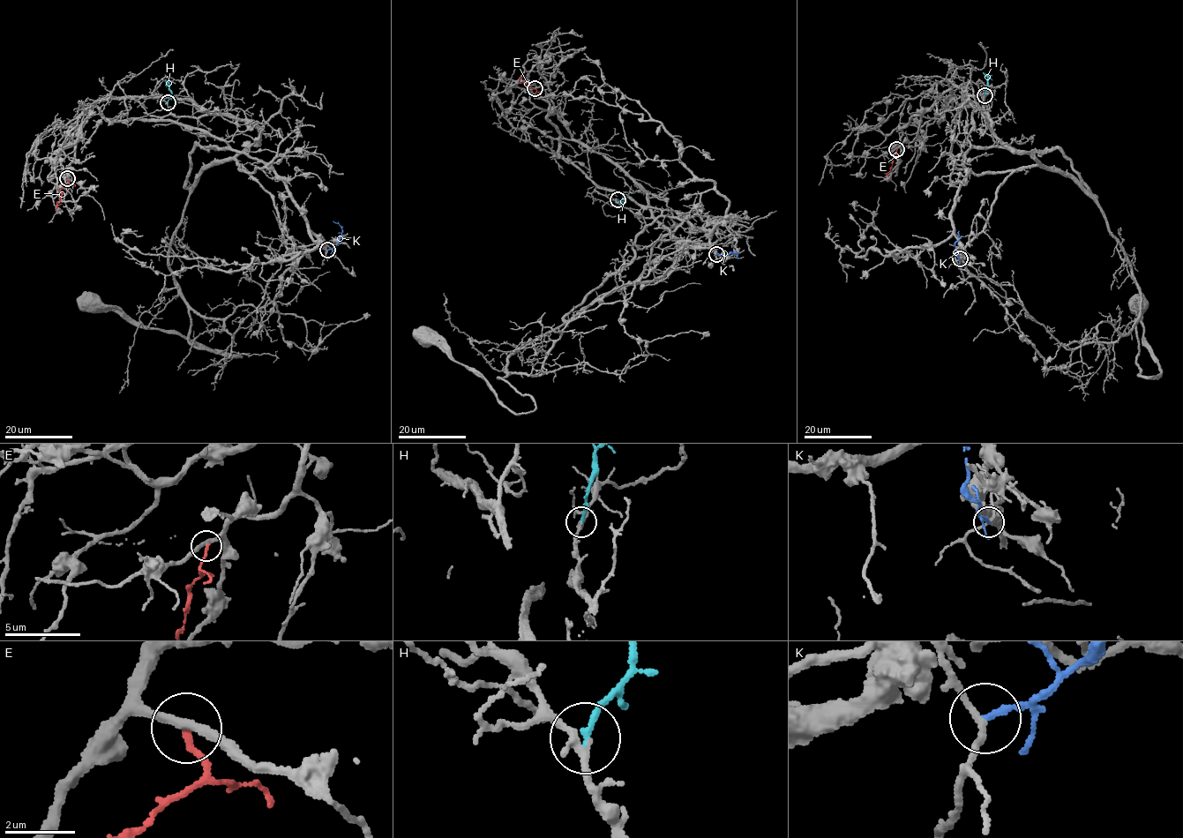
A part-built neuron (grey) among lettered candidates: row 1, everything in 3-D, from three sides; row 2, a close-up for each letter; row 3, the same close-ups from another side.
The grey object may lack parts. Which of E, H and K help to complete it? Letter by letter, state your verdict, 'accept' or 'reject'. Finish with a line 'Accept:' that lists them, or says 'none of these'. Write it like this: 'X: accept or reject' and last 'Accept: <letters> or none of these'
E: reject
H: accept
K: reject
Accept: H

